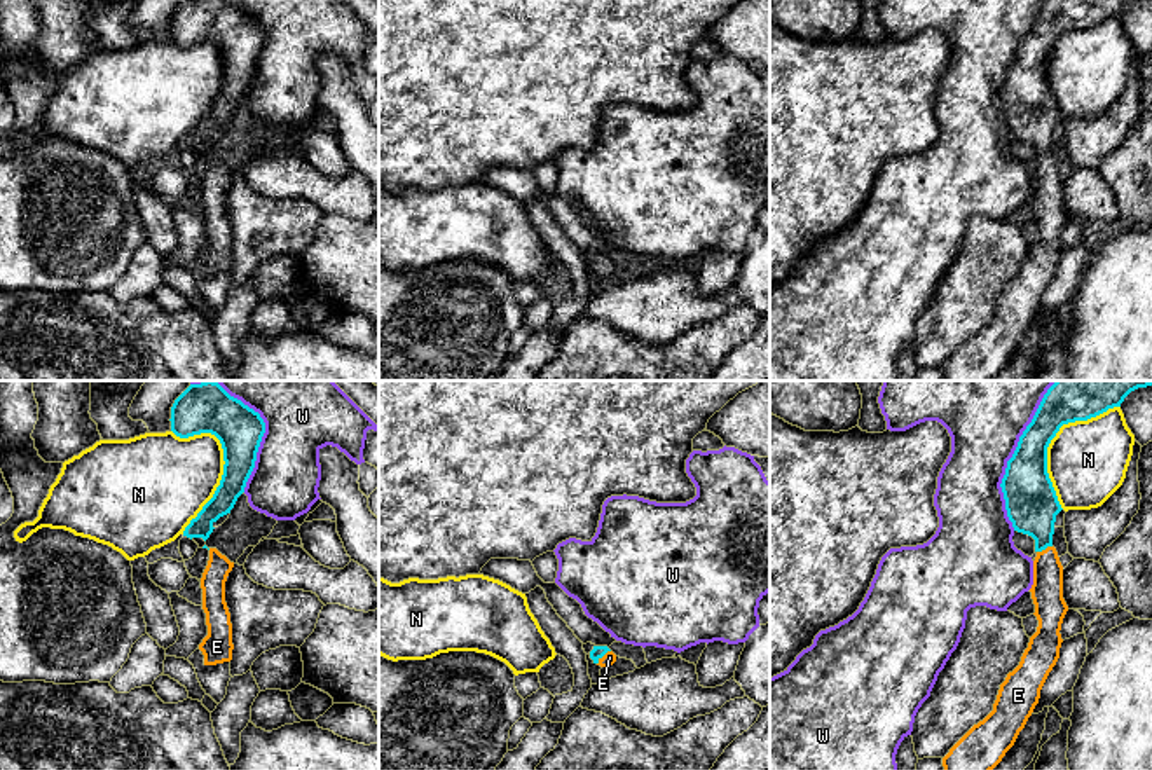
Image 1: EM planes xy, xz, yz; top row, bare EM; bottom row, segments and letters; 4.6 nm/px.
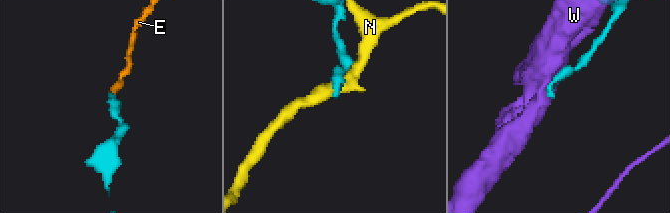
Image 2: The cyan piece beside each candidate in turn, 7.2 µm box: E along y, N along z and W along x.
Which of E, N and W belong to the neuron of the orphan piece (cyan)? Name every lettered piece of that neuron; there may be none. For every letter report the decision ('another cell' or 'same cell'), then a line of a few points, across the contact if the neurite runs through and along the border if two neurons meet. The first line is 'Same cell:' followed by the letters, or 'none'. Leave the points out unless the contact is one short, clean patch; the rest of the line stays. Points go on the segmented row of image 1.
Same cell: E
E: same cell; line xz (597, 652), (603, 655), (610, 657)
N: another cell
W: another cell

